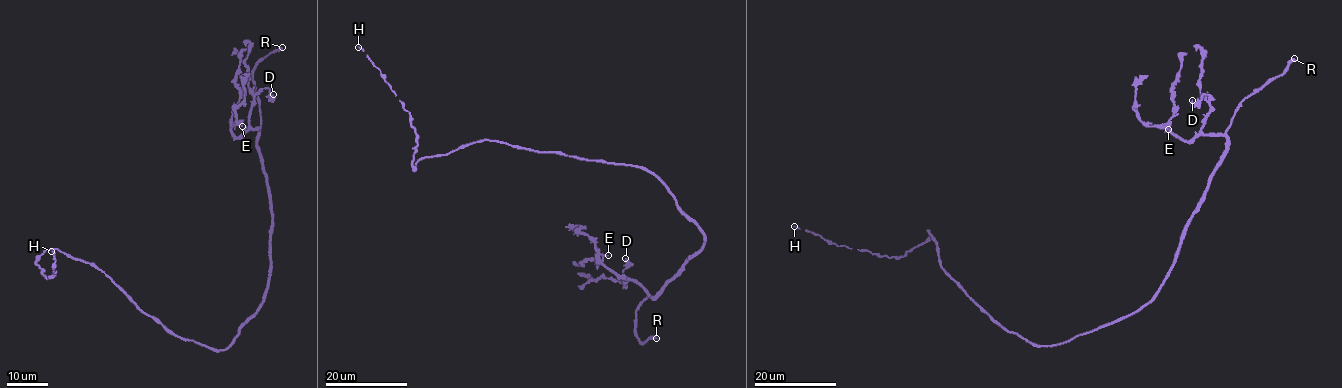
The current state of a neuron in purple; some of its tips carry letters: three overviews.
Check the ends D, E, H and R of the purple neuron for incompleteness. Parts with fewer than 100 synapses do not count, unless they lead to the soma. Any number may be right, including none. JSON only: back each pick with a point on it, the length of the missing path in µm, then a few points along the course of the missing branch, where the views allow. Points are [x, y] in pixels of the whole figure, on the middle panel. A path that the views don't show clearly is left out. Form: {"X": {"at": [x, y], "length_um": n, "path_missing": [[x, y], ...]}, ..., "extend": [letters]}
{"R": {"at": [656, 338], "length_um": 70}, "extend": ["R"]}

